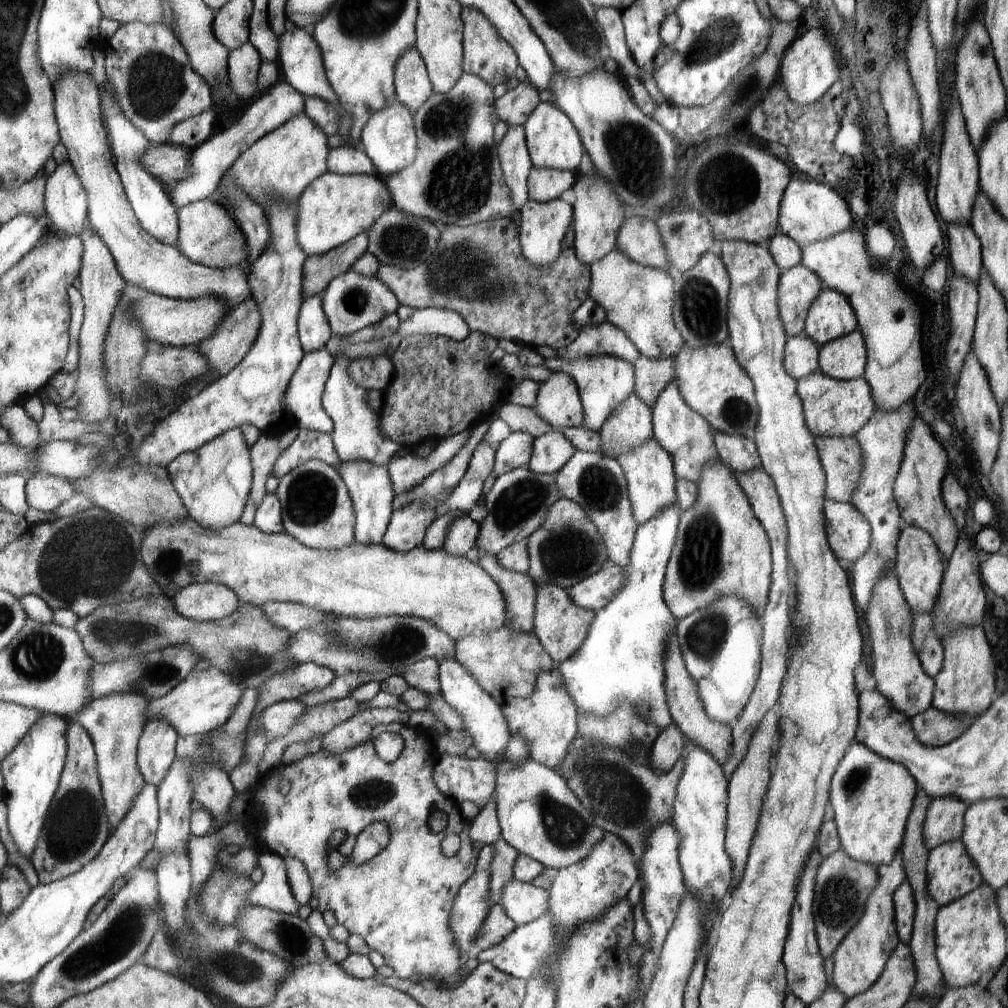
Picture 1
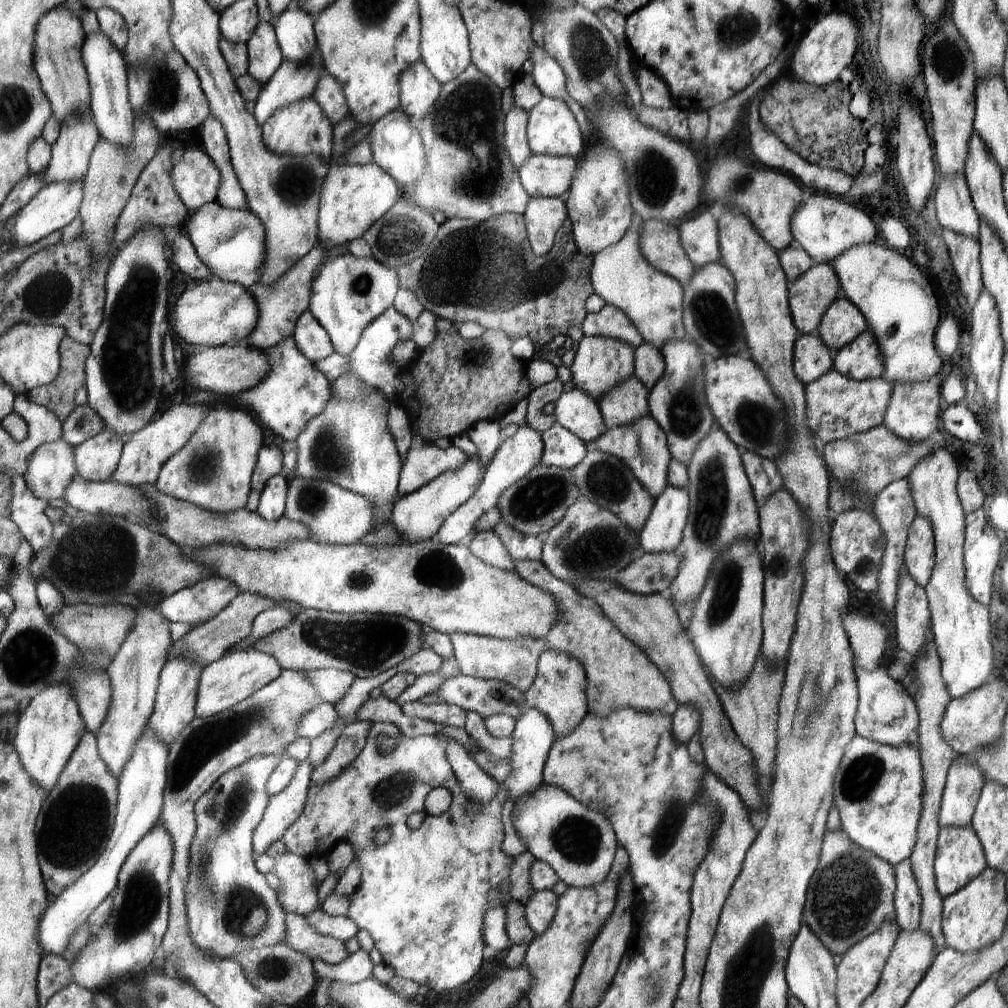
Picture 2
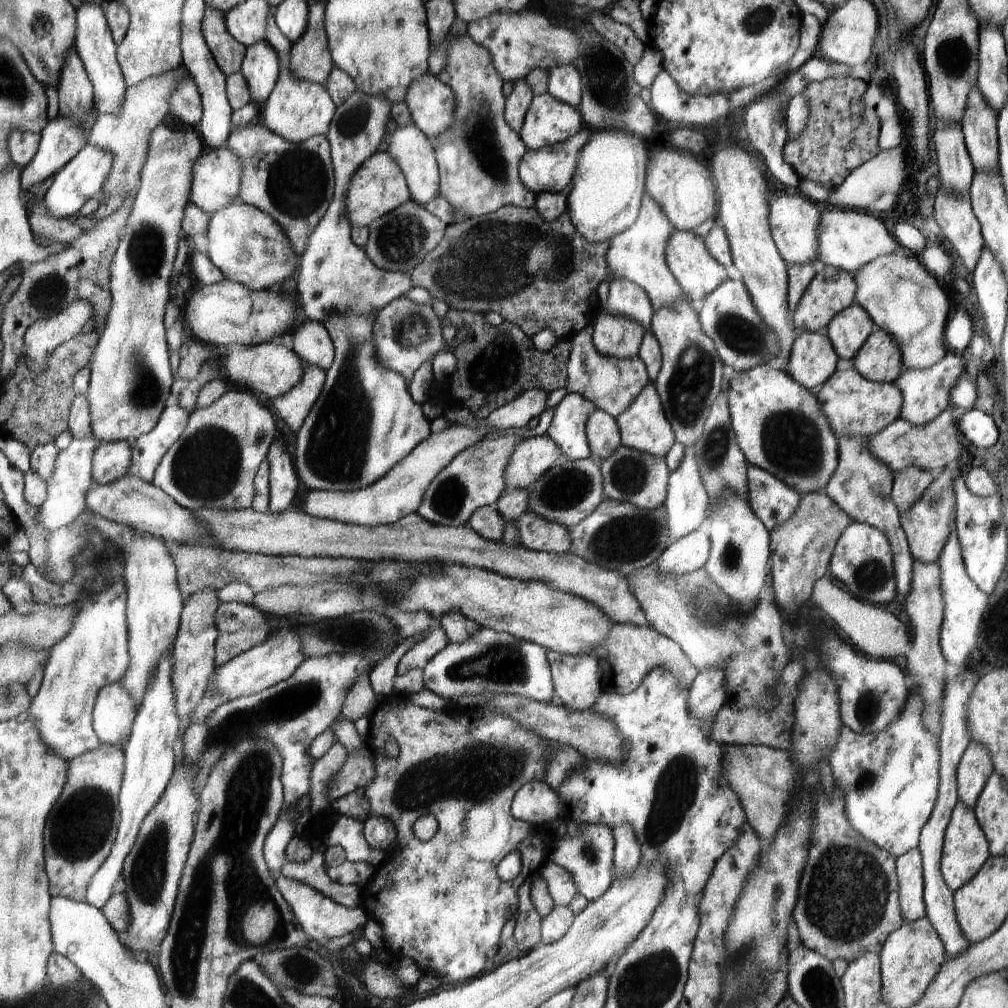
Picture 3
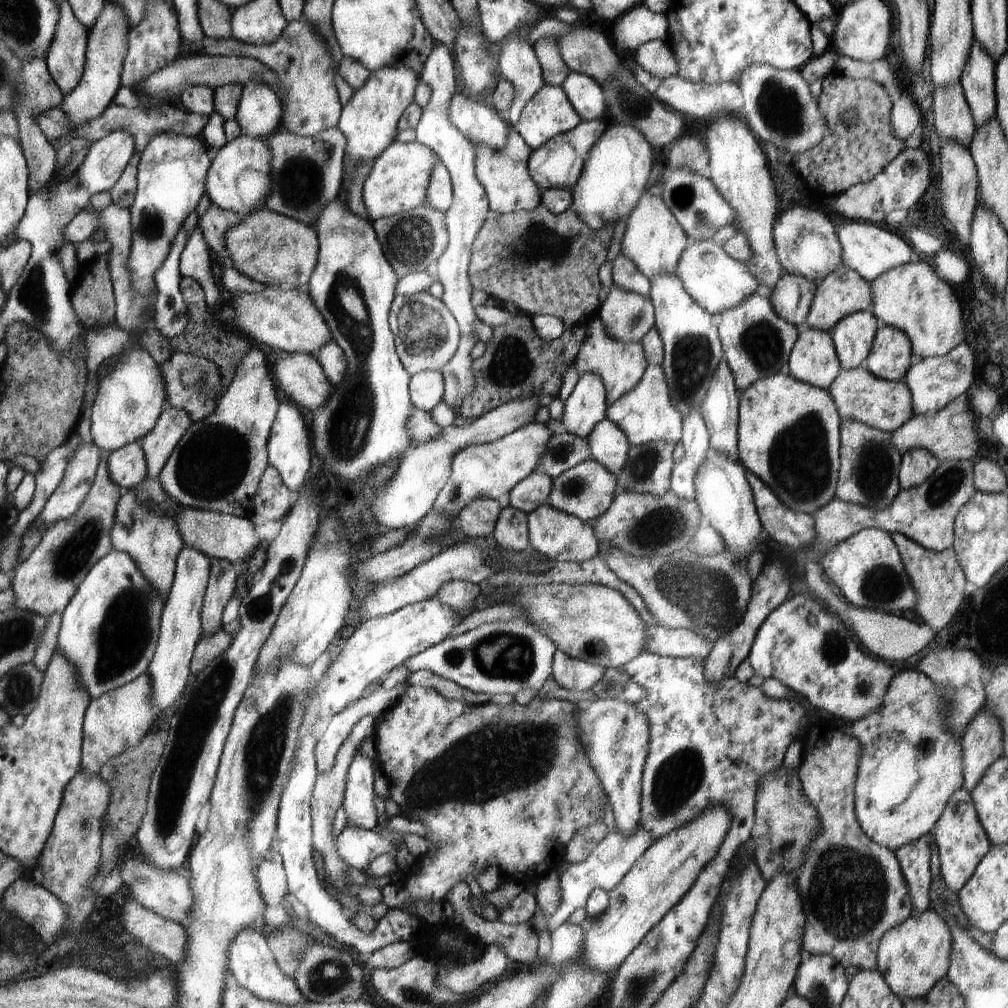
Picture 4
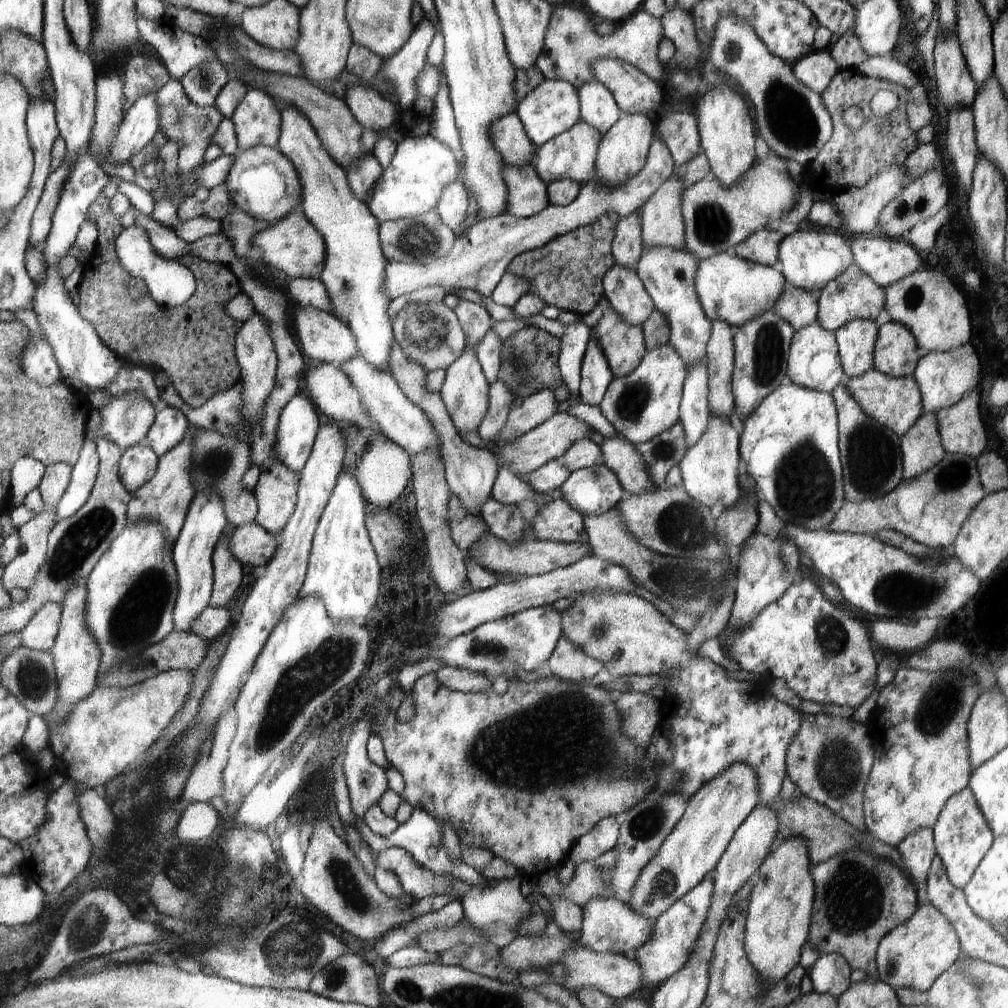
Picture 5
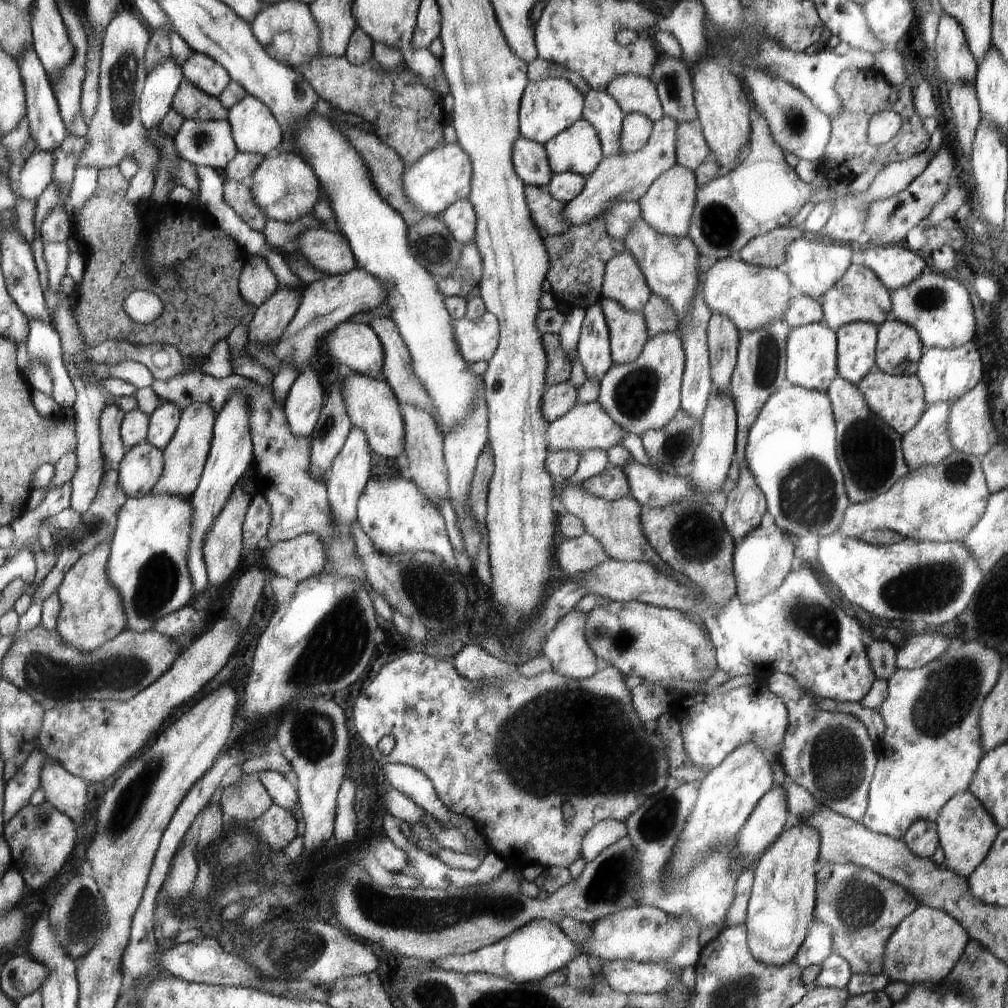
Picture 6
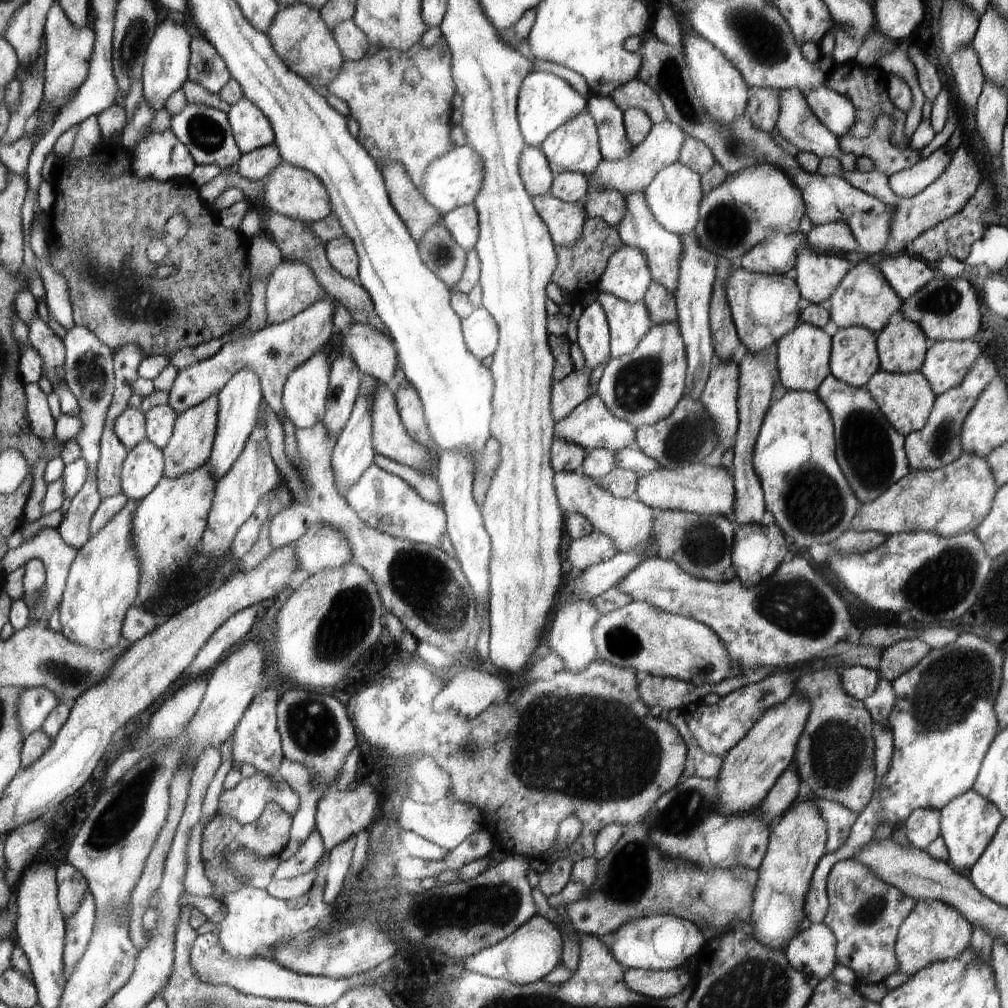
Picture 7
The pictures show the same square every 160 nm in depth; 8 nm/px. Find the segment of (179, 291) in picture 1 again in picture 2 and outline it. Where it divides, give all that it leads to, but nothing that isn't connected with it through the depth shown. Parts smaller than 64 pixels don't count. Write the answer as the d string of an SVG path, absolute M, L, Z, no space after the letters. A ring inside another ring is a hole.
M56 5L54 10L46 13L37 26L36 70L53 104L57 121L60 122L72 113L90 113L90 77L82 57L85 38L81 20L68 7L62 5Z

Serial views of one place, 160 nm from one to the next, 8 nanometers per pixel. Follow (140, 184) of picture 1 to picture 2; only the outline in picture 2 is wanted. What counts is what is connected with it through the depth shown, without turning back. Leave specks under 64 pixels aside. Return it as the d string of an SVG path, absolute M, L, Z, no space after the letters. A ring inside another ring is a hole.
M102 30L86 34L82 48L83 63L90 77L91 115L94 117L100 138L120 146L126 146L132 140L133 109L128 86L128 66L120 50L112 44L109 36ZM169 228L168 236L172 260L181 272L198 282L214 277L211 270L199 259L191 240L183 236L179 228Z

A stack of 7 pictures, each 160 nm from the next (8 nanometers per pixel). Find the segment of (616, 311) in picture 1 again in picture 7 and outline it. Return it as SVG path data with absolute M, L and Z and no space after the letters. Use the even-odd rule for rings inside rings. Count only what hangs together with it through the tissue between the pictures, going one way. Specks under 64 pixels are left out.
M678 160L674 164L663 168L655 176L654 182L644 191L644 194L654 218L668 232L676 233L681 238L684 235L692 236L694 234L694 230L699 224L699 208L704 199L701 176L695 169L688 168Z

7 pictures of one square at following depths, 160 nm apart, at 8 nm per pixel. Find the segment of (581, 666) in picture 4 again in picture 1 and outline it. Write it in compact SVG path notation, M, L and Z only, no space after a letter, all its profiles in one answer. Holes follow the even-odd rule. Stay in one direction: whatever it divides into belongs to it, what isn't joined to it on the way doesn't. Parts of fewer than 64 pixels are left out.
M558 664L541 672L534 692L527 697L510 697L501 702L512 735L520 733L531 740L531 760L553 769L566 759L567 748L578 734L578 708L567 678Z

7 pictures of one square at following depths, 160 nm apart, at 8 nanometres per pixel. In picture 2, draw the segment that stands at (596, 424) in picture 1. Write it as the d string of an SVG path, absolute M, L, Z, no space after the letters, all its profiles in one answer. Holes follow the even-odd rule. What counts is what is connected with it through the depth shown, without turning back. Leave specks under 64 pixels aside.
M584 335L582 340L575 344L575 350L575 358L570 367L571 384L596 401L635 372L635 348L626 341L604 335Z

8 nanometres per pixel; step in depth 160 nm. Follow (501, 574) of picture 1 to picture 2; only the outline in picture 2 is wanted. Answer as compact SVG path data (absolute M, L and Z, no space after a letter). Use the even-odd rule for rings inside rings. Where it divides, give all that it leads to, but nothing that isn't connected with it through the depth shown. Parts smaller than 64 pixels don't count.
M494 530L476 532L475 538L467 547L484 563L516 573L513 558Z

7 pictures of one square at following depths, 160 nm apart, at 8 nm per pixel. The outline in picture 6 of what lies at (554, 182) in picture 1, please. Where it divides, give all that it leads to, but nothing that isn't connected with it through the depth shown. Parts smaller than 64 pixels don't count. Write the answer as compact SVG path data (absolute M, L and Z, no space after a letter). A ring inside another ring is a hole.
M580 119L566 131L560 132L545 144L552 172L575 172L582 176L594 174L603 162L599 133L586 119Z

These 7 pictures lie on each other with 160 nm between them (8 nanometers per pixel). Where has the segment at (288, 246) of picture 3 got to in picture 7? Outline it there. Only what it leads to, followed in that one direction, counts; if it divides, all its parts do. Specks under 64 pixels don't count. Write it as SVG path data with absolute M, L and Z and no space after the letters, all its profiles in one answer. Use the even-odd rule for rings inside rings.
M346 234L325 243L326 253L334 268L355 282L359 280L359 256L354 241Z

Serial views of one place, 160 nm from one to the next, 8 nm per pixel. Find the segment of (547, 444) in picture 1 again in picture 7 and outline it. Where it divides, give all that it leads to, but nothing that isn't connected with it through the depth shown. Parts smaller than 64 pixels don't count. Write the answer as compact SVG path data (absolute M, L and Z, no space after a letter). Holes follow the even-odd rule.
M595 298L585 303L578 319L577 343L584 354L585 366L591 370L609 360L611 337L608 319L604 308Z

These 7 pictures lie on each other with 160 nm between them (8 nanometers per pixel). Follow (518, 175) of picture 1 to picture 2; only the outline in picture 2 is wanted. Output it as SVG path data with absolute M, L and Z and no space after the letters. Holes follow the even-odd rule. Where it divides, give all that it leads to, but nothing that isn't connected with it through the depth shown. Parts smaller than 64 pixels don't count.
M514 105L506 114L503 144L517 168L531 155L527 141L528 119L529 111L518 105Z

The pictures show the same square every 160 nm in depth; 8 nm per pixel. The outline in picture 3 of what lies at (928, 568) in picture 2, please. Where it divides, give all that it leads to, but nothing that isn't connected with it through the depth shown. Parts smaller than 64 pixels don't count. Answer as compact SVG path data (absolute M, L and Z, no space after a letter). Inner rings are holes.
M959 466L943 468L943 471L934 476L934 482L924 492L922 498L916 501L899 519L907 533L910 542L911 555L922 562L939 560L943 548L949 542L951 531L955 528L957 514L957 498L955 496L955 480L962 476Z

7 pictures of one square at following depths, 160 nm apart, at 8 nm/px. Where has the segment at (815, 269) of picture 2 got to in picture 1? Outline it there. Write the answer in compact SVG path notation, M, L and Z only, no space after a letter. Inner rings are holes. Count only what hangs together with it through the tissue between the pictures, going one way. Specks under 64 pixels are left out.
M803 264L783 274L778 290L779 312L788 337L803 334L809 310L823 285L817 274Z

